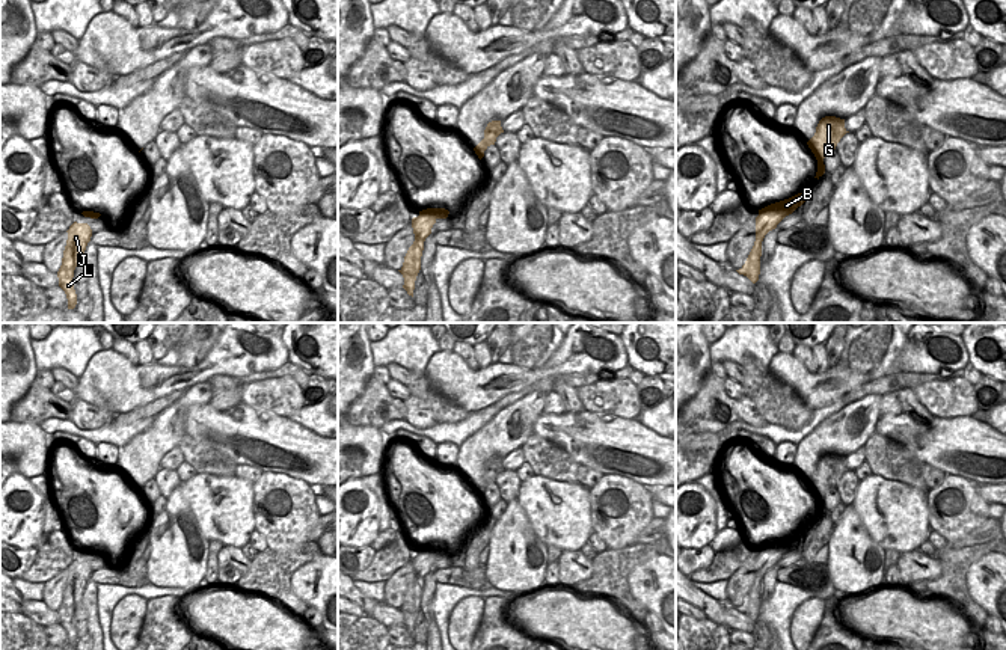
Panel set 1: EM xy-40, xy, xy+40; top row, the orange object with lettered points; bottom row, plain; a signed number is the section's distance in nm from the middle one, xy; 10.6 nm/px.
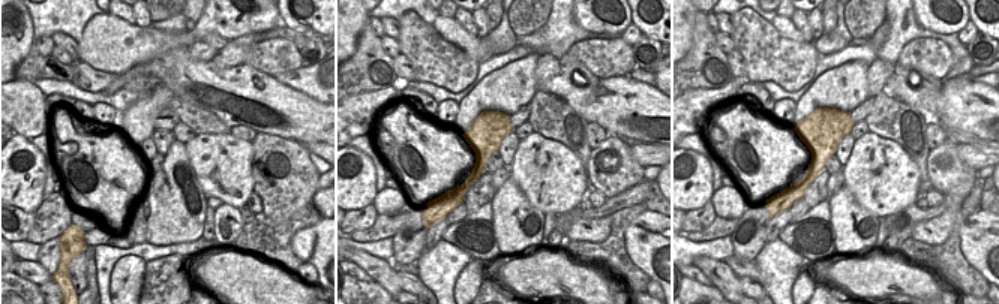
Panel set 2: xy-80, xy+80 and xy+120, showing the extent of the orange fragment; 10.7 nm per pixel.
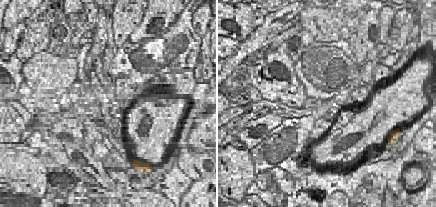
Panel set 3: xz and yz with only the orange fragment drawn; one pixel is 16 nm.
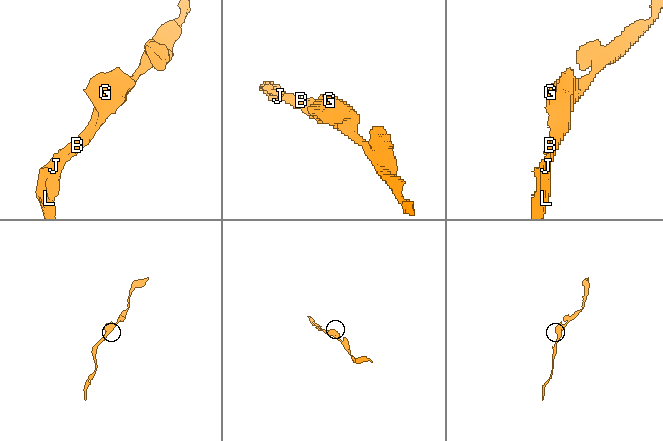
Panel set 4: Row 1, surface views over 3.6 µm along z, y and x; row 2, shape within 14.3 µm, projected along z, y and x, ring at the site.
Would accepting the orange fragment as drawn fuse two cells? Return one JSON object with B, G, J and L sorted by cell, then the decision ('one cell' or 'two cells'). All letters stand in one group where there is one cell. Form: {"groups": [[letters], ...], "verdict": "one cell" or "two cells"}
{"groups": [["B", "G", "J", "L"]], "verdict": "one cell"}

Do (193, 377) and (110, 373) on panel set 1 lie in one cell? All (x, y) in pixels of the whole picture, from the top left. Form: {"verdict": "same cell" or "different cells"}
{"verdict": "same cell"}

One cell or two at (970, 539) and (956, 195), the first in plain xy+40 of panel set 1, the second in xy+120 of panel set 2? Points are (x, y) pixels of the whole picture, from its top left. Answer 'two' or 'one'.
one

